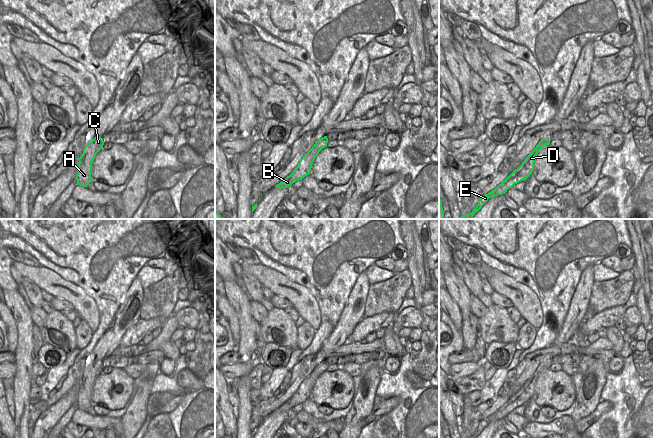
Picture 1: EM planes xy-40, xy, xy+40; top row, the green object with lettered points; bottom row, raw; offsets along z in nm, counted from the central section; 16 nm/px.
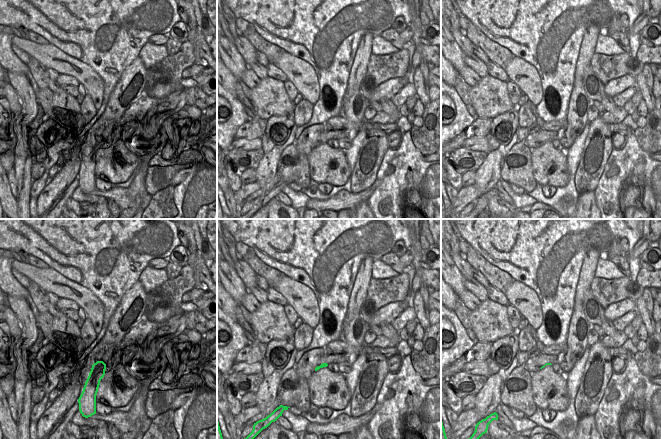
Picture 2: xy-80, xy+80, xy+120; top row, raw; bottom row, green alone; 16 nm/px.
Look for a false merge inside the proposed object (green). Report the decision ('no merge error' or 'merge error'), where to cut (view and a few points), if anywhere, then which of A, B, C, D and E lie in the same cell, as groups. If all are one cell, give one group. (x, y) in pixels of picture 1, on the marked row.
merge error | xy (297, 165), (307, 174) | A C D / B E

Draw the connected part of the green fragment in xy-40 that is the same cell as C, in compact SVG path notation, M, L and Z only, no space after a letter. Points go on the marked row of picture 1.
M95 137L89 142L83 149L83 153L80 158L76 160L79 161L78 169L79 173L77 177L77 185L87 187L89 183L92 182L91 171L92 163L96 154L103 149L104 141L101 137Z

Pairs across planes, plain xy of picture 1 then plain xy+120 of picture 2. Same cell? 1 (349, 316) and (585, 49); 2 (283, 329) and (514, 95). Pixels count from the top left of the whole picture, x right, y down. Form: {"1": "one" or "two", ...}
{"1": "one", "2": "two"}

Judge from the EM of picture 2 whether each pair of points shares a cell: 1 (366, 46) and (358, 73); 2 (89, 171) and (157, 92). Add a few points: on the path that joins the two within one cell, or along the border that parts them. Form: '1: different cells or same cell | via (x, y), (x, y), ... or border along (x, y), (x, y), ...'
1: same cell | via (363, 53), (360, 66)
2: different cells | border along (146, 72), (141, 95)

